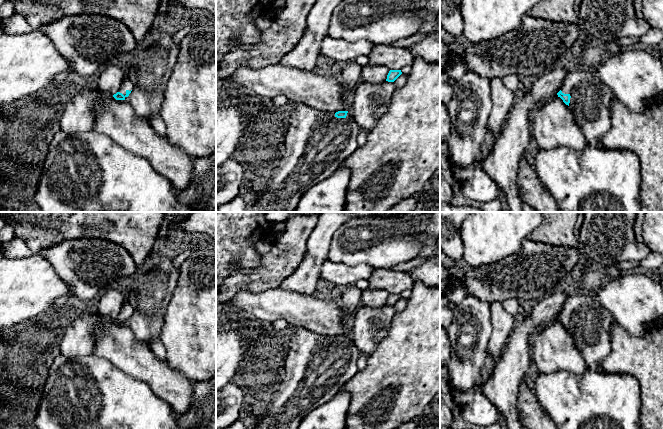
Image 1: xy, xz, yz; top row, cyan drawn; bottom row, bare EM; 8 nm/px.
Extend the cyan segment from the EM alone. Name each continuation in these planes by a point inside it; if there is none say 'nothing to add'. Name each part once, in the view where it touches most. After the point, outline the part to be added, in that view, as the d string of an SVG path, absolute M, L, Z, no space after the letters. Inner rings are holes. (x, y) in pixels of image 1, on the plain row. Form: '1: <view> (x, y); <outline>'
1: xy (126, 308); M125 301L121 307L120 313L118 316L122 317L124 320L126 319L126 315L131 315L133 313L133 308L131 305Z

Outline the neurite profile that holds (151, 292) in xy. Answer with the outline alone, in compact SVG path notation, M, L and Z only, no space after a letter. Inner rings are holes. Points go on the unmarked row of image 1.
M167 255L150 271L136 275L126 296L126 301L133 308L127 325L139 341L148 343L160 336L164 315L179 276L173 255Z

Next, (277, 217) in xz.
M266 212L267 220L277 224L285 223L289 216L289 212Z

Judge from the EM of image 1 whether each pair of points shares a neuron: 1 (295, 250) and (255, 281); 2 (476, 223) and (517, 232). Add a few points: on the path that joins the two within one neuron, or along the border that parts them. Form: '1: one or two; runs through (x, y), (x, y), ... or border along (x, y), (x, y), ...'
1: one; runs through (285, 257), (265, 276)
2: one; runs through (486, 226), (507, 226)

